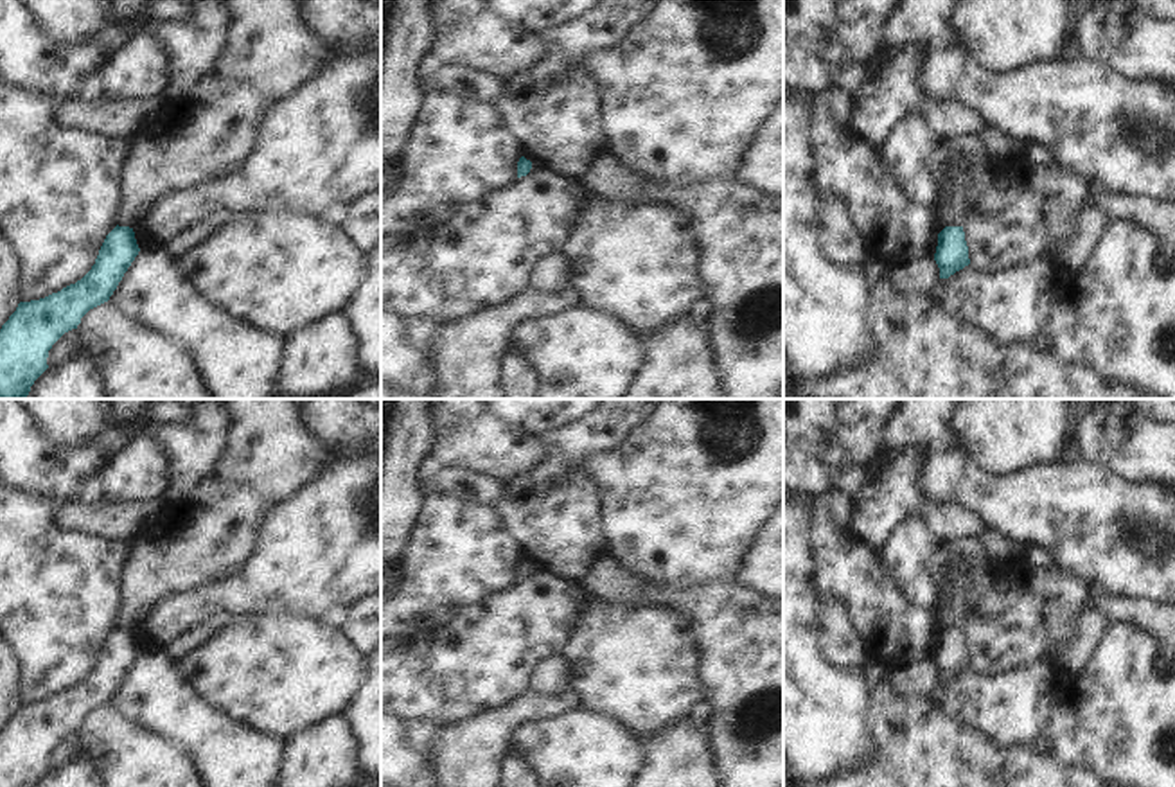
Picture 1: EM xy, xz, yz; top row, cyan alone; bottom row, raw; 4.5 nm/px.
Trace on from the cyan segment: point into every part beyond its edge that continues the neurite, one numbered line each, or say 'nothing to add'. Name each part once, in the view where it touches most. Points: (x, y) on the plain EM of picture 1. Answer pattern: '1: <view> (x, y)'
nothing to add

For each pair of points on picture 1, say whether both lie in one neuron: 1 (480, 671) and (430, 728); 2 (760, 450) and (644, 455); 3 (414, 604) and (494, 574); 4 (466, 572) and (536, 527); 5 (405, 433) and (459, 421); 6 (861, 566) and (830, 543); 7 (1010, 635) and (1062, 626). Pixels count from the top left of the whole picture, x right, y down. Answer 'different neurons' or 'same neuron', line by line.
1: different neurons
2: same neuron
3: same neuron
4: different neurons
5: different neurons
6: same neuron
7: same neuron

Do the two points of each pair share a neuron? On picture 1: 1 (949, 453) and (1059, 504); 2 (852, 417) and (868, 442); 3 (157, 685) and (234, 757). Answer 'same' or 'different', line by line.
1: same
2: same
3: same

